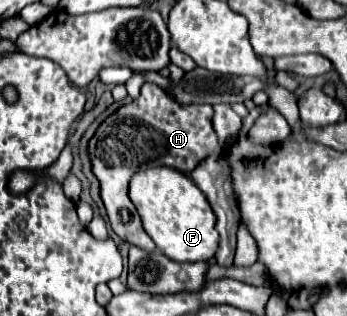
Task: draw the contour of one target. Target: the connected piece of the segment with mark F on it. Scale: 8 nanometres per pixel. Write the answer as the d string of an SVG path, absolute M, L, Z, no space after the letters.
M165 167L145 169L135 173L129 185L129 195L141 215L145 231L155 241L157 249L161 249L169 259L179 263L195 263L215 257L219 247L219 233L215 229L217 217L207 197L191 177Z

